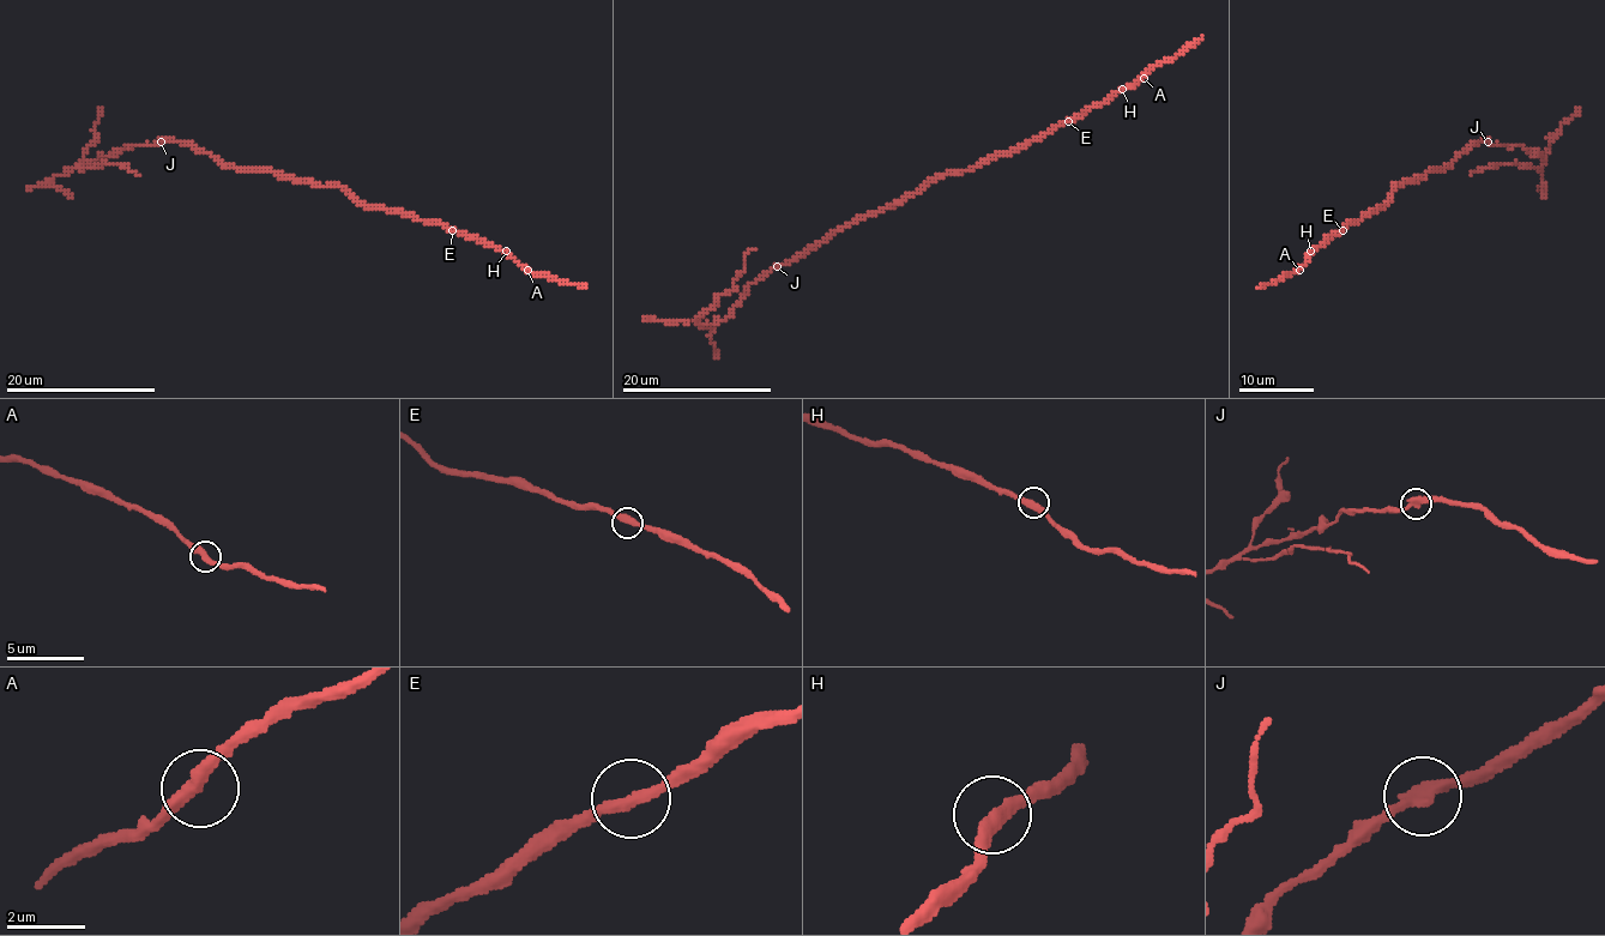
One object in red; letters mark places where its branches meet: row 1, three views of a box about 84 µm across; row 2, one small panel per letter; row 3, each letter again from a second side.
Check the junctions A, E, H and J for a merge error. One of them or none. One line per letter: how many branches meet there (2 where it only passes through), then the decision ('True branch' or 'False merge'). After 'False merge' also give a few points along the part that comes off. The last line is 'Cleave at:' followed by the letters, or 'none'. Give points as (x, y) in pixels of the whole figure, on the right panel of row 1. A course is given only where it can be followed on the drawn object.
A: Branches: 2. True branch
E: Branches: 2. True branch
H: Branches: 2. True branch
J: Branches: 2. False merge. Course of the part to remove: (1489, 143), (1522, 146), (1542, 156), (1545, 159), (1543, 167), (1530, 169), (1516, 163), (1483, 167), (1470, 176)
Cleave at: J

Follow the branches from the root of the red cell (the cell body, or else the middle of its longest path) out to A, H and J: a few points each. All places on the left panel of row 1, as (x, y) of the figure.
A: (289, 176), (320, 186), (342, 186), (363, 204), (411, 213), (420, 221), (436, 221), (495, 246), (528, 270)
H: (289, 176), (320, 186), (342, 186), (363, 204), (411, 213), (420, 221), (436, 221), (506, 251)
J: (289, 176), (230, 169), (187, 143), (161, 143)

